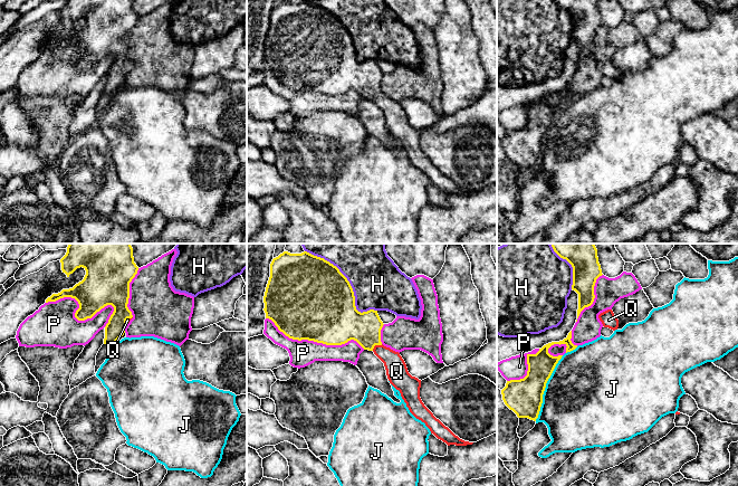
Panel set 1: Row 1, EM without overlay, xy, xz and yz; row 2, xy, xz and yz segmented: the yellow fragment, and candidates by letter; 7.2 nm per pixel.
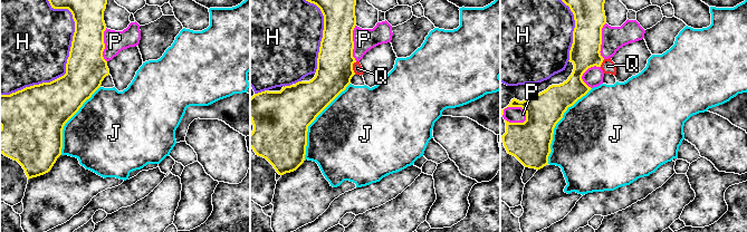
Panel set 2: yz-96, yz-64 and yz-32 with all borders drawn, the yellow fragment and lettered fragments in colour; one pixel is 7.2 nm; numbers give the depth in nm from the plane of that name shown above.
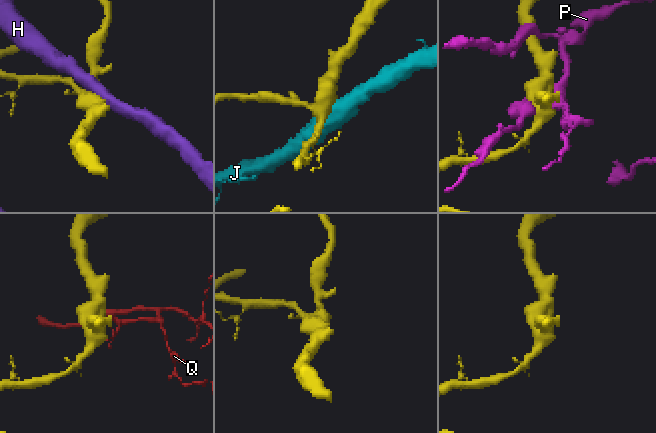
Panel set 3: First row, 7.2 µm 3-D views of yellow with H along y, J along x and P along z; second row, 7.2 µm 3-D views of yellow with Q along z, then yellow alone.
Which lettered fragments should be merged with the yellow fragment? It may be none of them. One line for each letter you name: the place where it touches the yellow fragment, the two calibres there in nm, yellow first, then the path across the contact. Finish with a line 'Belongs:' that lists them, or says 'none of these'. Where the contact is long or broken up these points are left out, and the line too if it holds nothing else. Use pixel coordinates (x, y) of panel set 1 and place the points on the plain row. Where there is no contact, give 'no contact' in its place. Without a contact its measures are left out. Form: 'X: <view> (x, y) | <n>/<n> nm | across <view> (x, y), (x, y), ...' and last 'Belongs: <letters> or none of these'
Q: xz (376, 94) | 220/160 nm | across xz (348, 74), (358, 76), (376, 94), (394, 114), (396, 121)
Belongs: Q

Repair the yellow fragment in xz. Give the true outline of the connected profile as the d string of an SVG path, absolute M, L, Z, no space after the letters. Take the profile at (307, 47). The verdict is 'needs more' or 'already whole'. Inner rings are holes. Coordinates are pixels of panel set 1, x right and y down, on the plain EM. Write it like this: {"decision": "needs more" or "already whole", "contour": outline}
{"decision": "needs more", "contour": "M284 1L270 13L270 27L263 53L266 68L271 69L278 79L289 88L308 89L326 95L342 95L354 89L364 99L373 101L384 113L390 133L400 141L410 162L424 172L431 183L448 196L473 193L456 185L424 155L420 147L421 130L409 123L399 102L384 96L381 92L381 79L384 74L377 60L370 59L361 63L356 59L353 38L336 16L307 1L301 3Z"}

